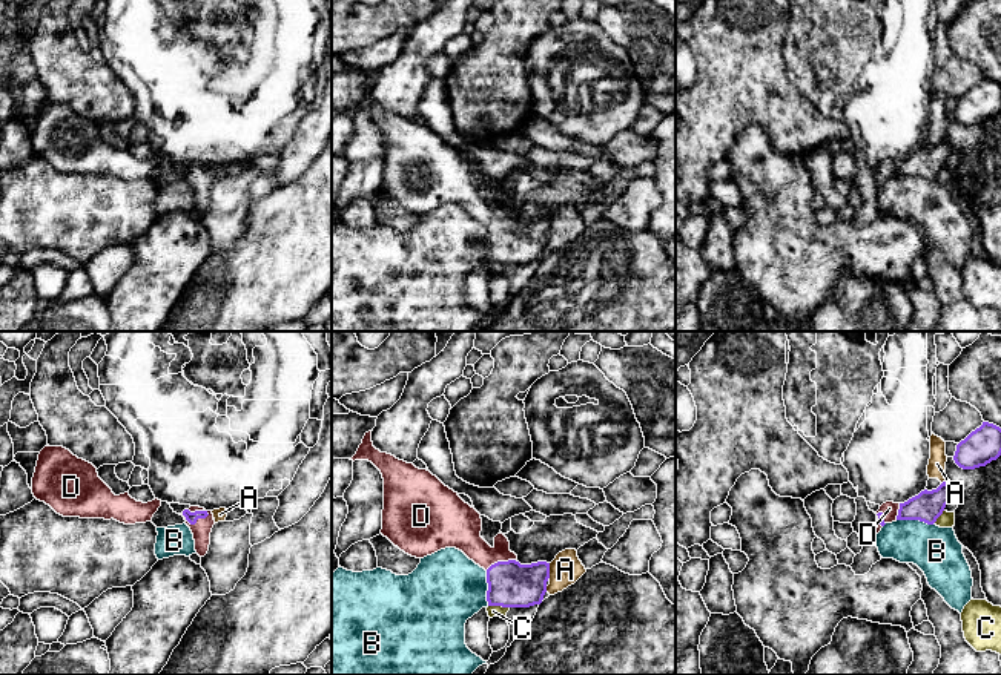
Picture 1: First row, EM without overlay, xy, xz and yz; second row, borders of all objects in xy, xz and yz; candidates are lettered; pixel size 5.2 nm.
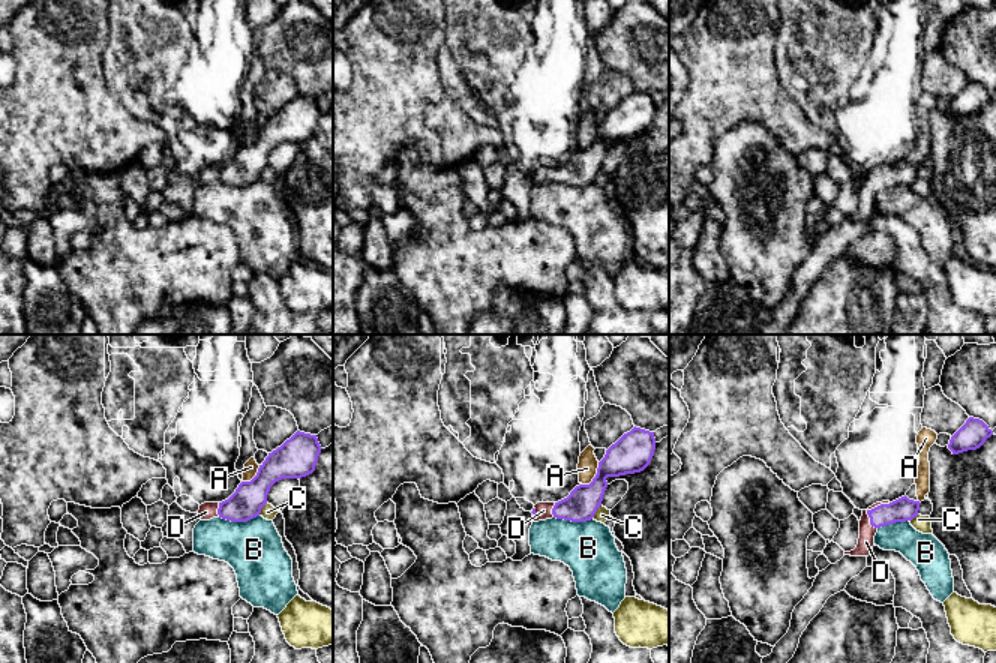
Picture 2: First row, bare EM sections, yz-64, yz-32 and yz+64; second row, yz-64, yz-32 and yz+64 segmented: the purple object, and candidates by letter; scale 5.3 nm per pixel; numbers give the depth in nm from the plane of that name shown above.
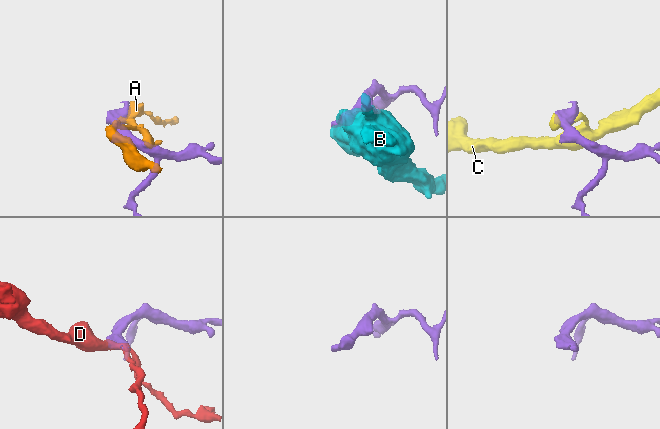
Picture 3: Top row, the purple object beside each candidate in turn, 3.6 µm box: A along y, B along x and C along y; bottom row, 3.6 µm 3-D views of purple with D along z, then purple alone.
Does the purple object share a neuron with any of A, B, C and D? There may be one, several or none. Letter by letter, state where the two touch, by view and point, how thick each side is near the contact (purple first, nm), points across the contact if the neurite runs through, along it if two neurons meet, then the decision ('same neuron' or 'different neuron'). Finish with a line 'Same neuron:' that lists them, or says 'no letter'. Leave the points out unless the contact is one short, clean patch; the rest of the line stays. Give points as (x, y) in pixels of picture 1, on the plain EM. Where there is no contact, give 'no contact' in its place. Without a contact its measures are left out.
A: meets purple in xz at (548, 227); 240 nm thick on the purple side, 170 nm on the other; border along xz (548, 220), (550, 233); different neuron
B: meets purple in yz at (915, 175); 160 nm thick on the purple side, 260 nm on the other; border along yz (897, 175), (918, 175), (934, 180); different neuron
C: meets purple in xz at (499, 261); 240 nm thick on the purple side, 60 nm on the other; different neuron
D: meets purple in xy at (195, 178); 60 nm thick on the purple side, 100 nm on the other; runs through xy (191, 174), (195, 178), (201, 186); same neuron
Same neuron: D

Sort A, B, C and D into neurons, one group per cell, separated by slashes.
A / B / C / D

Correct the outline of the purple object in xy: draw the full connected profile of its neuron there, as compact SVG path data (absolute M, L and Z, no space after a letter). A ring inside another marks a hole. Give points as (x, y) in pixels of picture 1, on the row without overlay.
M190 163L180 172L184 173L186 181L190 184L195 196L195 207L200 213L204 213L210 201L210 189L215 181L212 167L206 167L200 163Z

